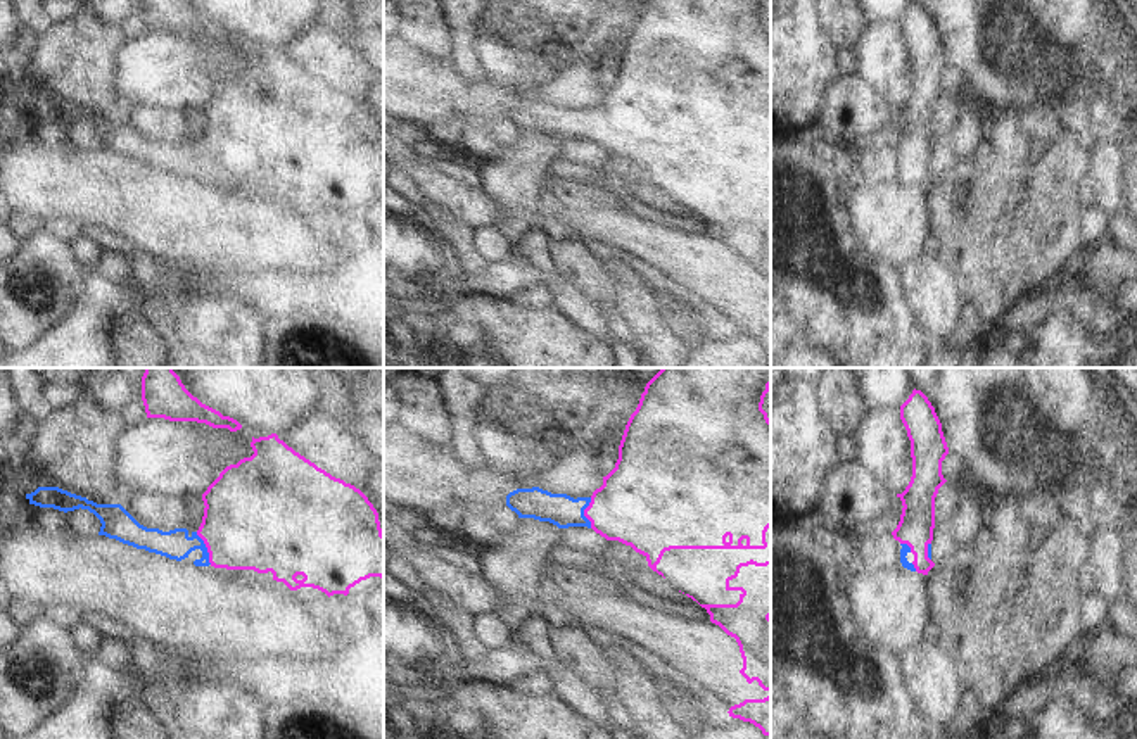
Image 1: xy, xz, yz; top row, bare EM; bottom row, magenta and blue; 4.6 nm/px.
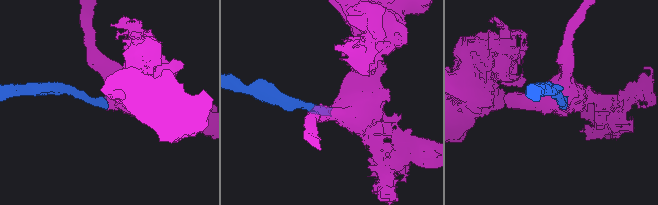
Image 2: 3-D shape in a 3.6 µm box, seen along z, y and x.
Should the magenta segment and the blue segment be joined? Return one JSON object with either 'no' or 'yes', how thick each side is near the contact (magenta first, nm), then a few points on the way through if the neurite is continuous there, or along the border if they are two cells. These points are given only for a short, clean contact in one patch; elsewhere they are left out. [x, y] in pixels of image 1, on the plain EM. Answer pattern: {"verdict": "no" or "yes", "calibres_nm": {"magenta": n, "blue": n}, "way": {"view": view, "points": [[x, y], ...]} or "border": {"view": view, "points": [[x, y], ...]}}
{"verdict": "yes", "calibres_nm": {"magenta": 460, "blue": 140}, "way": {"view": "xy", "points": [[253, 133], [239, 147], [206, 159], [175, 157]]}}

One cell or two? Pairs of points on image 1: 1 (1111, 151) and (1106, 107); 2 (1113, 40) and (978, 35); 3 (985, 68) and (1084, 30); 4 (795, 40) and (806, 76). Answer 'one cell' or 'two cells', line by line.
1: two cells
2: one cell
3: one cell
4: one cell

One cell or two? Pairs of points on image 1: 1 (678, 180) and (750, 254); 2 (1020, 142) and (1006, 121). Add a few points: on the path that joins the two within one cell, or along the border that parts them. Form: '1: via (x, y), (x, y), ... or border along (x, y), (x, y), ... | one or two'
1: via (698, 190), (742, 233) | one
2: via (1015, 137), (1008, 126) | one

